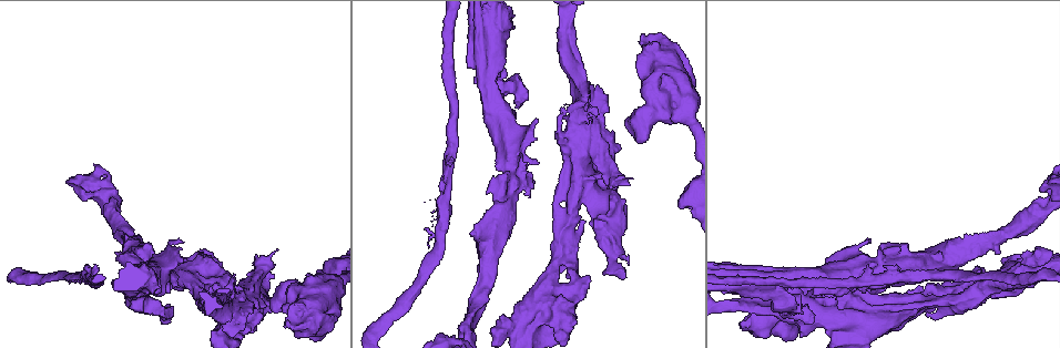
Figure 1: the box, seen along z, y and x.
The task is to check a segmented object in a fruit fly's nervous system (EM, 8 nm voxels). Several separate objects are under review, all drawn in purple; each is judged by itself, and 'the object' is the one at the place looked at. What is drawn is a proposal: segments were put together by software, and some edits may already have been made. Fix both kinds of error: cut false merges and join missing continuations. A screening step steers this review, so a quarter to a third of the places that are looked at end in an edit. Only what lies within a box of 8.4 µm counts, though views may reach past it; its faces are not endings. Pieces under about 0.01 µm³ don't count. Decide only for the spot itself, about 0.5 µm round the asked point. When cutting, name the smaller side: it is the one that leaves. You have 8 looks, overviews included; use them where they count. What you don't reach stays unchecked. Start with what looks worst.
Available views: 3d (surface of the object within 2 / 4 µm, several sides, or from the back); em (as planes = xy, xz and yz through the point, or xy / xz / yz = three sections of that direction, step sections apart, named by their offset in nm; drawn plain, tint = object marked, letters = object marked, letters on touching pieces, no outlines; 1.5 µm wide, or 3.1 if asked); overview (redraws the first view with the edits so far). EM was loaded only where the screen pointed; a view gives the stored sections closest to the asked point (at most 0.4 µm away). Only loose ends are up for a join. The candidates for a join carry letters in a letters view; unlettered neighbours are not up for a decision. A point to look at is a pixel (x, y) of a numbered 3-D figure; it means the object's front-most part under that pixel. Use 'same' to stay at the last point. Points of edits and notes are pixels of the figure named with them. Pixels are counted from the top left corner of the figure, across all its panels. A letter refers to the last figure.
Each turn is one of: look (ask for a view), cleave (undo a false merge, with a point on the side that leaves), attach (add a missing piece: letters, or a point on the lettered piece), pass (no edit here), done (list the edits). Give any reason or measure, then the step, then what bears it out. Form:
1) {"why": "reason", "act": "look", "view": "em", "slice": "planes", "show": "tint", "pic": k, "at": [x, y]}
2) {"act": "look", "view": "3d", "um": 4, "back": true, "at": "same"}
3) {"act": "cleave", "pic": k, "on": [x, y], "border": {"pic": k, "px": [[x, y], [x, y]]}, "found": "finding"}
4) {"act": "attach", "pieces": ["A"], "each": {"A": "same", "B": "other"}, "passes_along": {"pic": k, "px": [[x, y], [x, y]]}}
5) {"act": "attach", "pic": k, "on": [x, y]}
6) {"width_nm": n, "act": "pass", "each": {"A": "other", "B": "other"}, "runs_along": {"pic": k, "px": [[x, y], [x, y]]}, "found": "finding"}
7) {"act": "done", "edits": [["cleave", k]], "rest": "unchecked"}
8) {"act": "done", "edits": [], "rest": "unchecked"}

{"why": "free end", "act": "look", "view": "em", "slice": "yz", "step": 8, "show": "letters", "pic": 1, "at": [230, 297]}

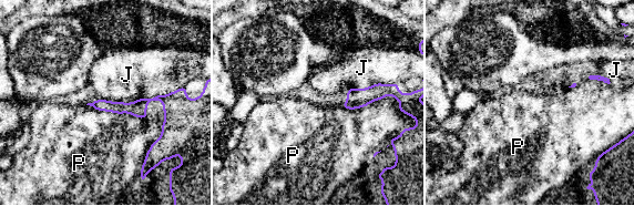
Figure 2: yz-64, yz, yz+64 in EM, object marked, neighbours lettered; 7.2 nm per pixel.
{"why": "another direction", "act": "look", "view": "em", "slice": "planes", "show": "letters", "at": "same"}

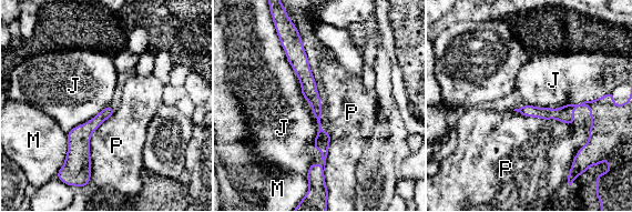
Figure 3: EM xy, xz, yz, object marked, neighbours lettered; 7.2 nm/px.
{"longest_contact_nm": ["J", 850], "act": "pass", "each": {"J": "other", "M": "other", "P": "other"}, "runs_along": {"pic": 3, "px": [[296, 43], [324, 149], [314, 172]]}, "found": "none of them fits"}

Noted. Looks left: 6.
{"why": "thick end", "act": "look", "view": "3d", "um": 4, "pic": 1, "at": [325, 263]}

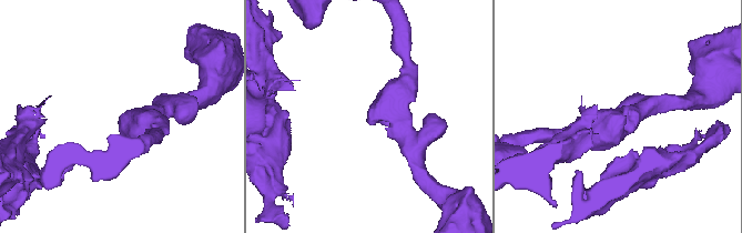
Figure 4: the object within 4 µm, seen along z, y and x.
{"act": "look", "view": "em", "slice": "yz", "step": 4, "show": "letters", "pic": 4, "at": [622, 116]}

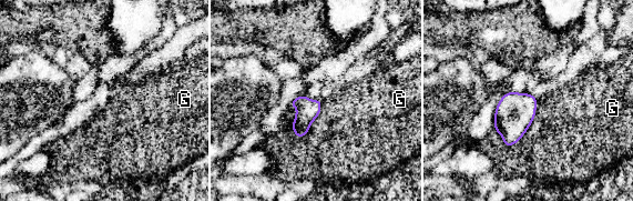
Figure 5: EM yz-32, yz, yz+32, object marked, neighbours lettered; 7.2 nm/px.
{"act": "look", "view": "em", "slice": "planes", "show": "letters", "at": "same"}

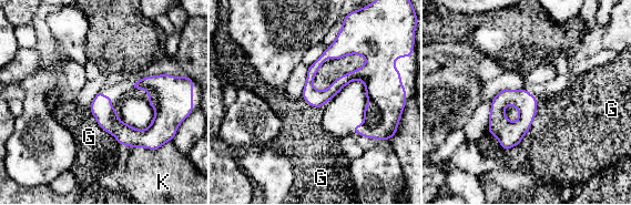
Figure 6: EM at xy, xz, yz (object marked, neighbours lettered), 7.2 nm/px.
{"longest_contact_nm": ["G", 360], "act": "pass", "each": {"G": "other", "K": "other"}, "found": "none of them fits"}

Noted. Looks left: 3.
{"why": "thick turns thin", "act": "look", "view": "3d", "um": 2, "pic": 1, "at": [258, 274]}

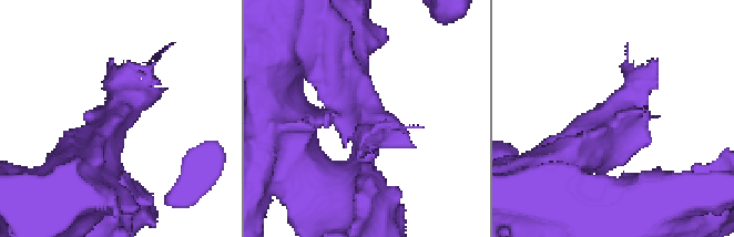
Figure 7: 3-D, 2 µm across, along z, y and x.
{"act": "look", "view": "em", "slice": "planes", "show": "letters", "pic": 7, "at": [360, 119]}

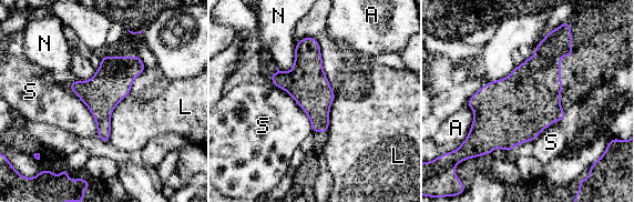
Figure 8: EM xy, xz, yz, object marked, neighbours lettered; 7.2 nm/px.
{"act": "pass", "each": {"A": "other", "L": "other", "N": "other", "S": "other"}, "found": "one cell here"}

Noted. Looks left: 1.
{"act": "done", "edits": [], "rest": "unchecked"}

